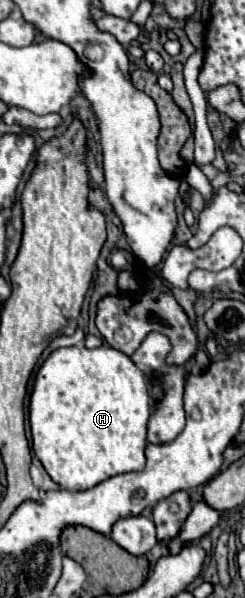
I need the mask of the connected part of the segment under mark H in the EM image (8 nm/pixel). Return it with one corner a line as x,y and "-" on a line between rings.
83,345
61,347
53,351
39,367
29,397
29,427
33,439
33,451
43,463
47,475
69,491
91,489
97,483
145,467
145,445
147,445
147,421
151,413
149,389
145,377
133,361
109,347
87,349

